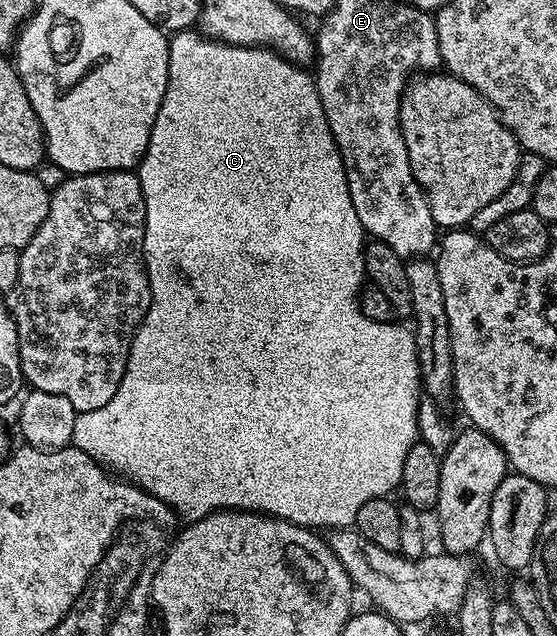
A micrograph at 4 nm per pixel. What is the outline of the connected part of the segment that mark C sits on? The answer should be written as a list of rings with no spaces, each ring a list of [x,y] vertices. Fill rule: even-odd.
[[[177,31],[169,37],[167,87],[161,100],[159,115],[155,115],[155,123],[151,127],[151,139],[147,143],[147,151],[135,170],[141,184],[143,203],[145,204],[143,247],[146,249],[149,245],[146,237],[189,237],[189,241],[193,241],[193,237],[197,237],[197,245],[189,245],[189,249],[185,249],[185,245],[181,245],[181,249],[173,249],[173,245],[169,245],[169,249],[165,249],[165,253],[181,253],[181,257],[177,257],[177,261],[145,261],[145,270],[149,276],[149,281],[157,281],[157,285],[149,285],[151,291],[149,310],[146,311],[144,319],[141,320],[137,330],[133,333],[133,341],[129,344],[127,367],[123,371],[119,391],[115,391],[115,395],[111,395],[110,401],[103,403],[103,407],[95,407],[95,411],[77,414],[72,448],[91,455],[91,459],[95,459],[100,465],[105,466],[106,470],[132,481],[141,489],[155,495],[155,499],[171,506],[173,512],[185,523],[198,521],[207,515],[218,513],[221,509],[243,509],[250,513],[265,513],[269,517],[278,517],[296,525],[303,525],[310,531],[322,531],[321,529],[329,531],[352,526],[356,522],[359,507],[363,507],[363,503],[371,503],[371,499],[389,497],[392,494],[392,489],[394,491],[400,486],[407,451],[411,451],[411,447],[418,444],[419,441],[417,436],[417,406],[423,384],[421,382],[420,367],[409,365],[409,341],[414,337],[413,331],[412,328],[405,326],[404,329],[403,326],[397,325],[401,323],[376,321],[375,319],[367,319],[367,315],[363,315],[361,291],[367,281],[365,276],[367,234],[365,228],[359,223],[359,215],[355,215],[355,207],[351,203],[351,191],[347,183],[343,159],[339,155],[339,147],[329,130],[329,124],[323,111],[323,103],[317,94],[316,80],[310,74],[308,77],[305,72],[306,70],[302,66],[293,64],[293,62],[281,56],[280,53],[275,53],[271,49],[251,45],[228,45],[222,41],[215,41],[212,37],[206,37],[197,31]],[[217,245],[221,245],[221,377],[209,377],[209,409],[201,409],[201,389],[205,389],[205,373],[209,373],[209,369],[205,369],[205,361],[209,361],[209,285],[213,285],[213,281],[217,281],[217,277],[213,277],[213,261],[209,261],[209,257],[205,257],[205,253],[201,253],[201,249],[217,249]]]

